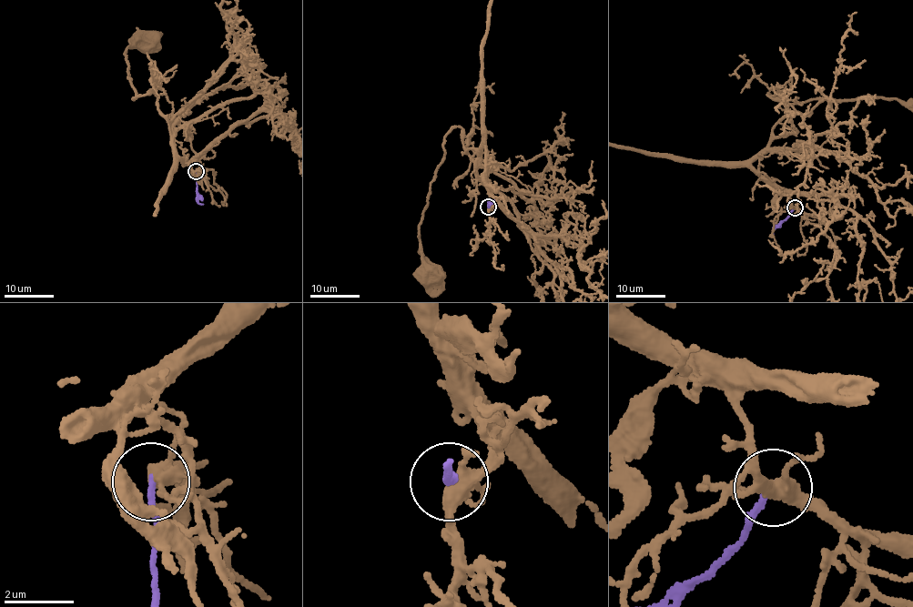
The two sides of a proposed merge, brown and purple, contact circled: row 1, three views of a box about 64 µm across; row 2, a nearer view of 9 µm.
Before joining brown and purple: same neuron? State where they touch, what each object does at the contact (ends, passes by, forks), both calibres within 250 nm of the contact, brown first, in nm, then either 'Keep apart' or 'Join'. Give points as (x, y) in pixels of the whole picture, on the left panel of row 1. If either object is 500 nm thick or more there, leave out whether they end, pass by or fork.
Place: (196, 171). At the ring brown forks. At the ring purple ends. Thickness 360 nm (brown) against 160 nm. Keep apart

